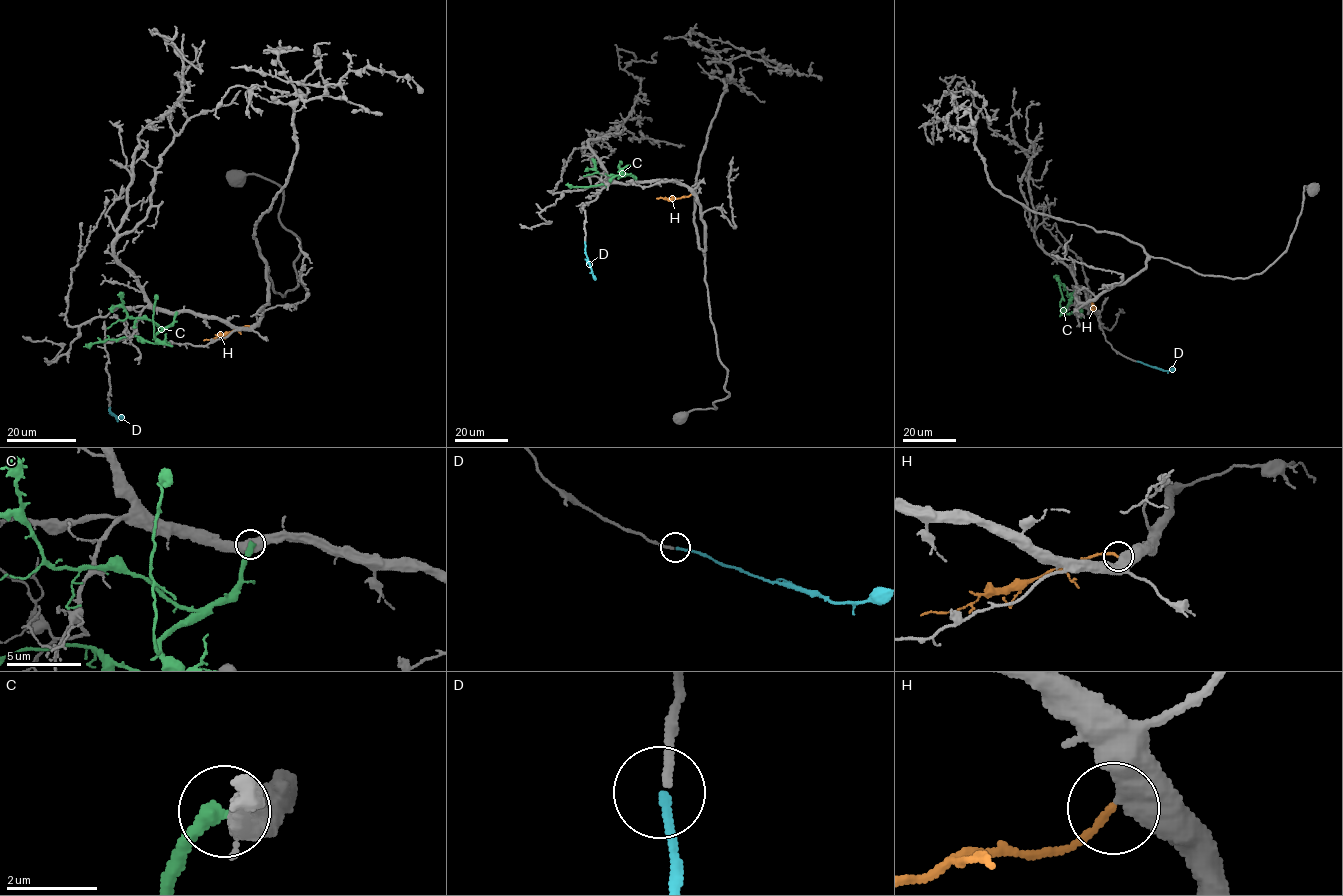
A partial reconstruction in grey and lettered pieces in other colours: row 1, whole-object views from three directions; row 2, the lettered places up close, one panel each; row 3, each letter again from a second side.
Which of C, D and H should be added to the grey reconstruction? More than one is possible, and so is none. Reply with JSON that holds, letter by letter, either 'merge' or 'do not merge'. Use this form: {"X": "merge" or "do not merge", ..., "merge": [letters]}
{"C": "do not merge", "D": "merge", "H": "merge", "merge": ["D", "H"]}

